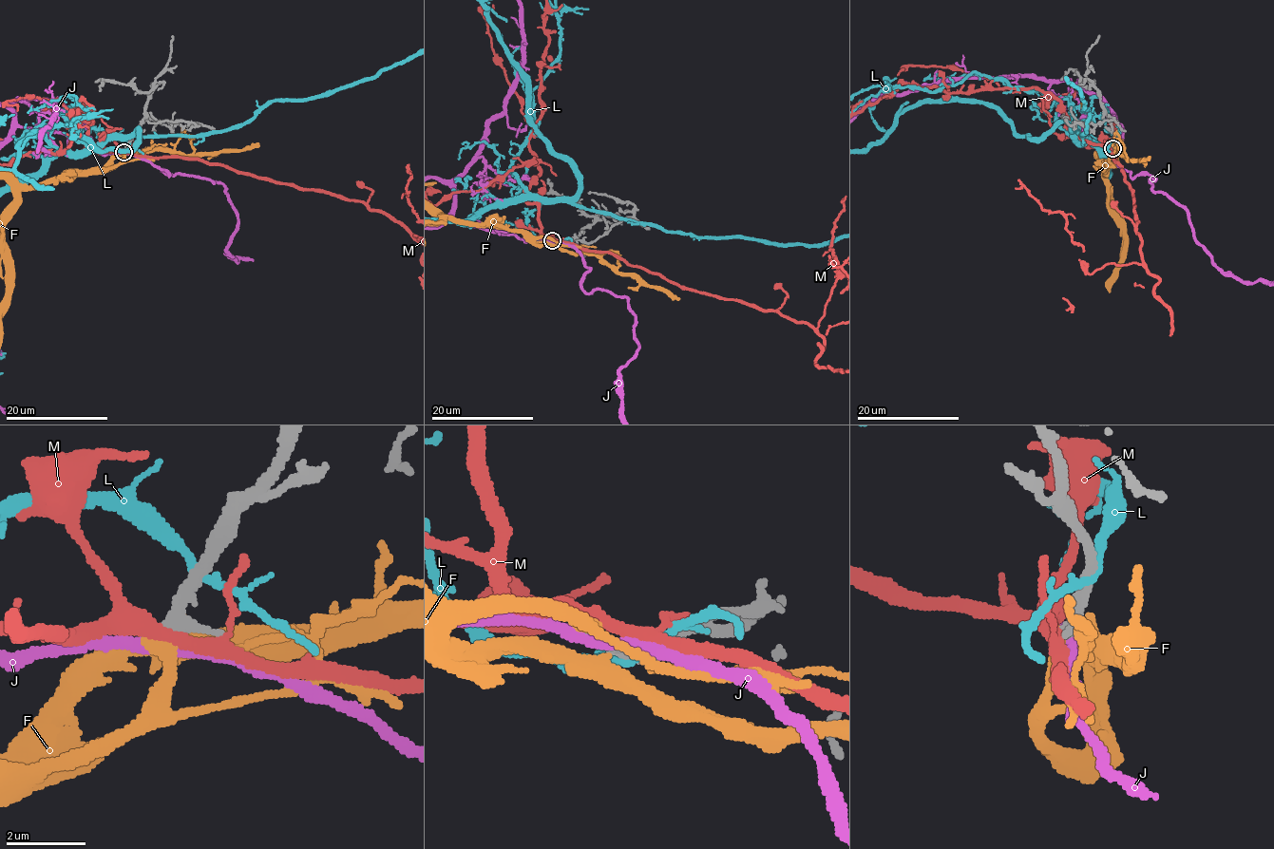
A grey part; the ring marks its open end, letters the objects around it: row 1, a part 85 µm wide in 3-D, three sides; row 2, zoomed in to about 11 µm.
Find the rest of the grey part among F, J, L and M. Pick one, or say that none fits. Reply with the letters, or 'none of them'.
F

